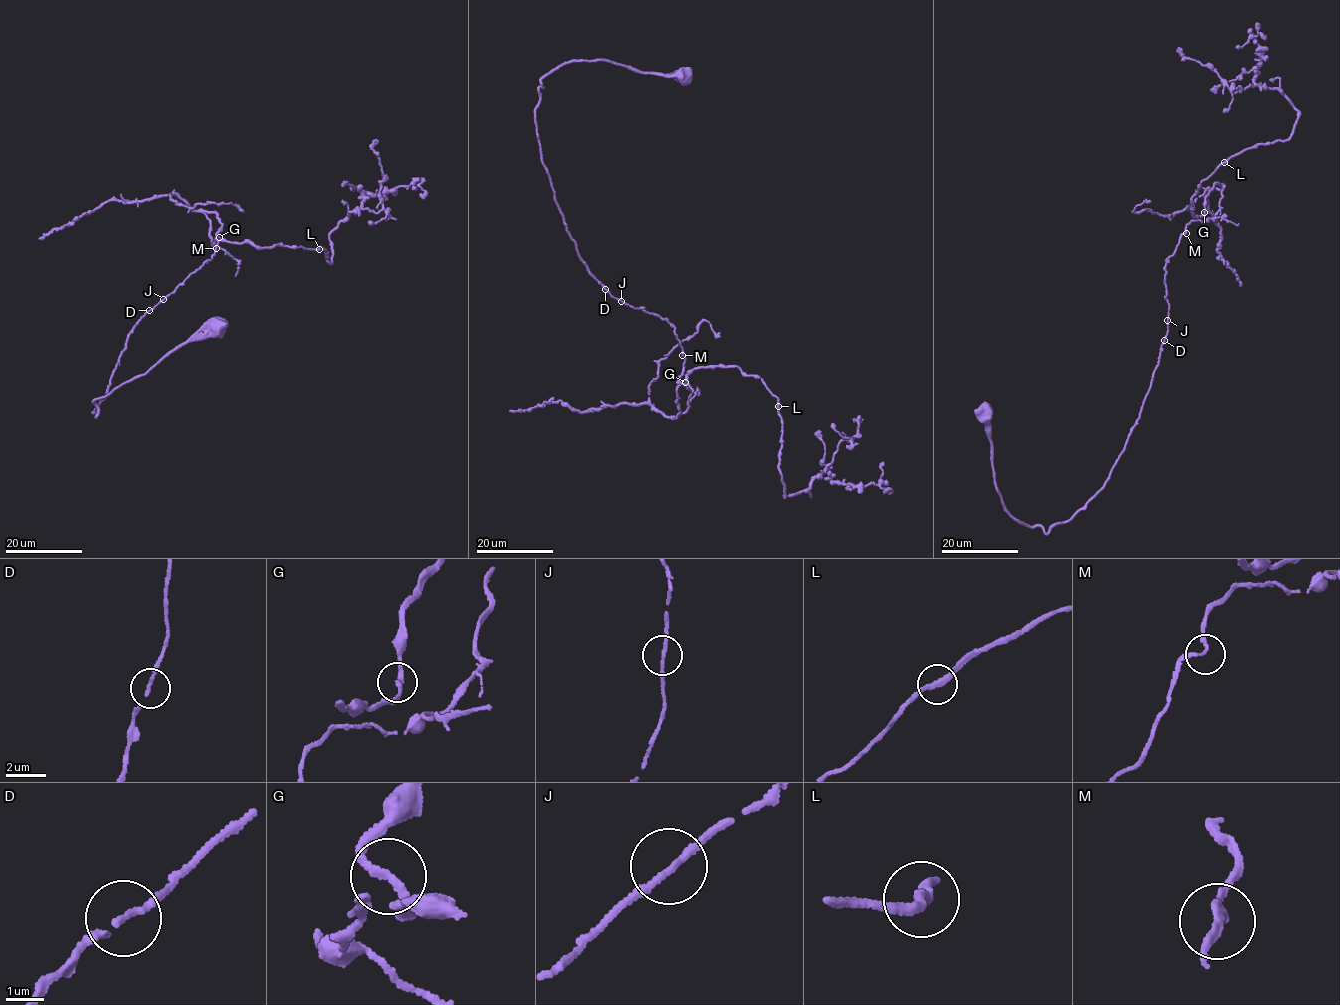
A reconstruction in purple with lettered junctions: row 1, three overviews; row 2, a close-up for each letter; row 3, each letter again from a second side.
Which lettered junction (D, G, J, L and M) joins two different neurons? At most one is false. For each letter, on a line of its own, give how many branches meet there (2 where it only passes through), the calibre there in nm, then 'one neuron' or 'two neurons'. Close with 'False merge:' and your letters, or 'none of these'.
D: 2 | 140 nm | one neuron
G: 2 | 200 nm | one neuron
J: 2 | 160 nm | one neuron
L: 2 | 240 nm | one neuron
M: 2 | 150 nm | one neuron
False merge: none of these

